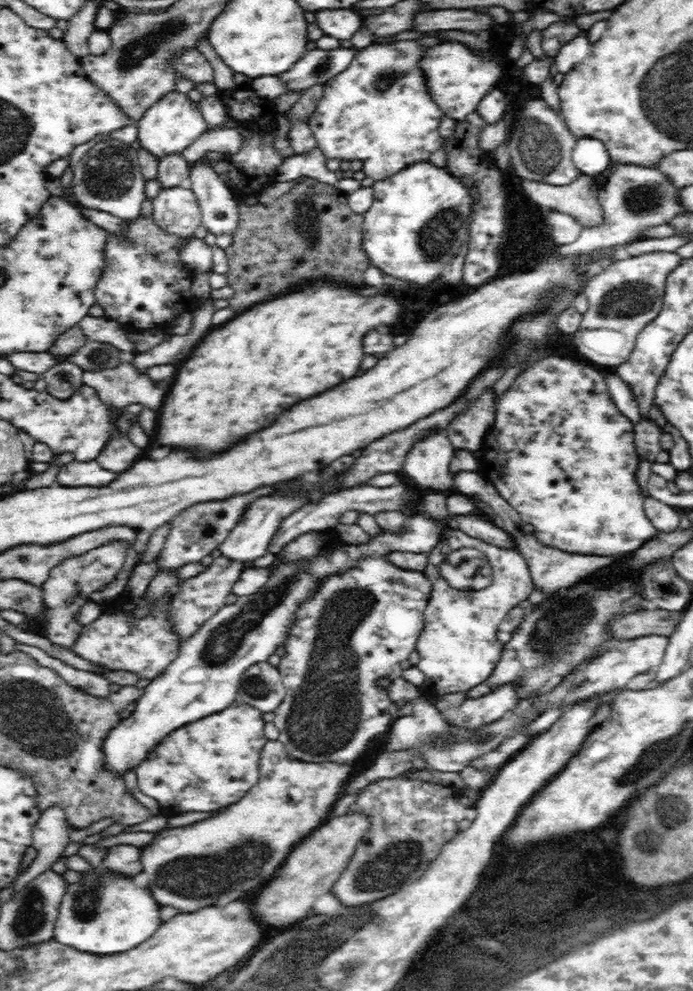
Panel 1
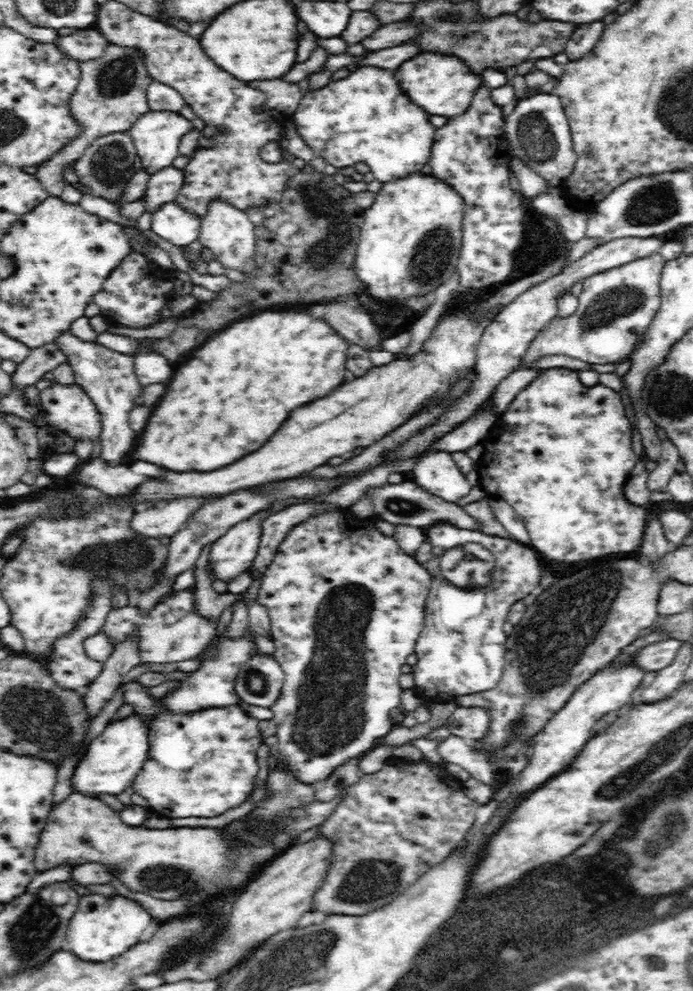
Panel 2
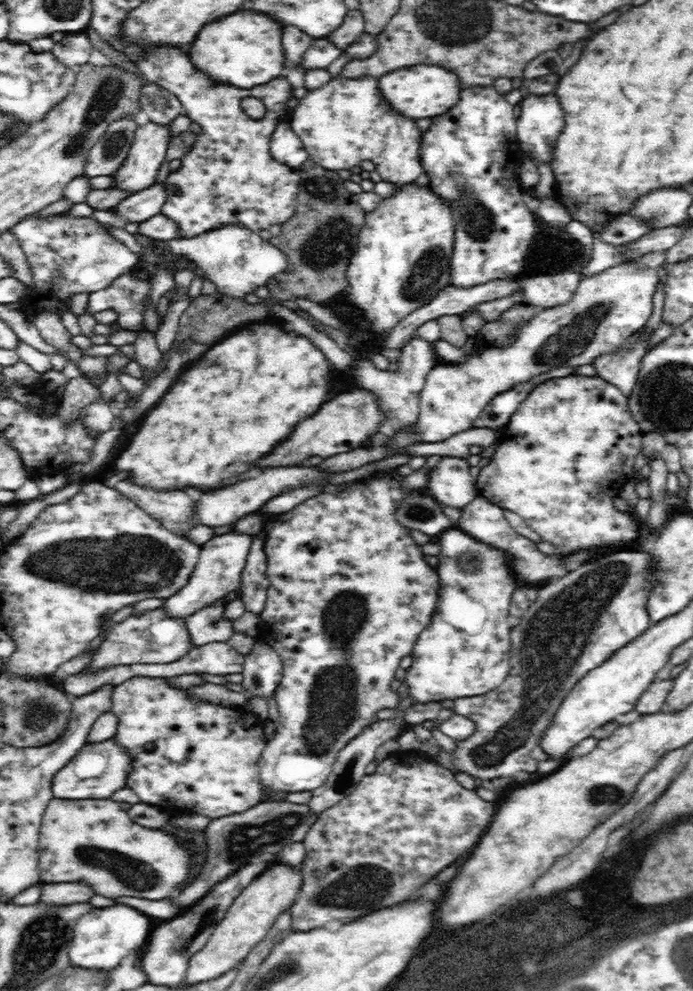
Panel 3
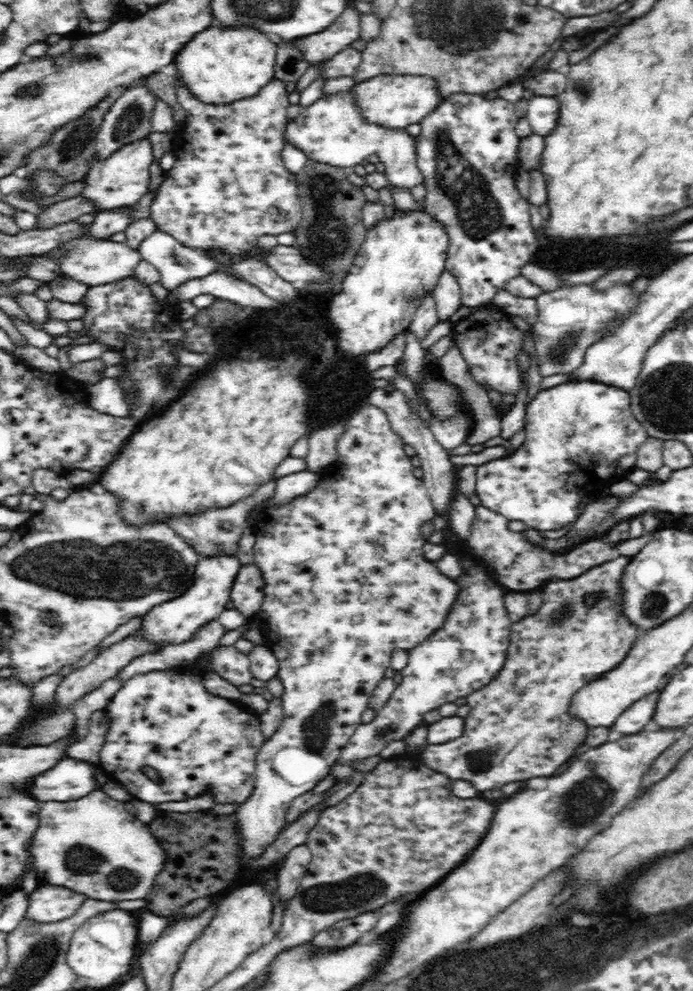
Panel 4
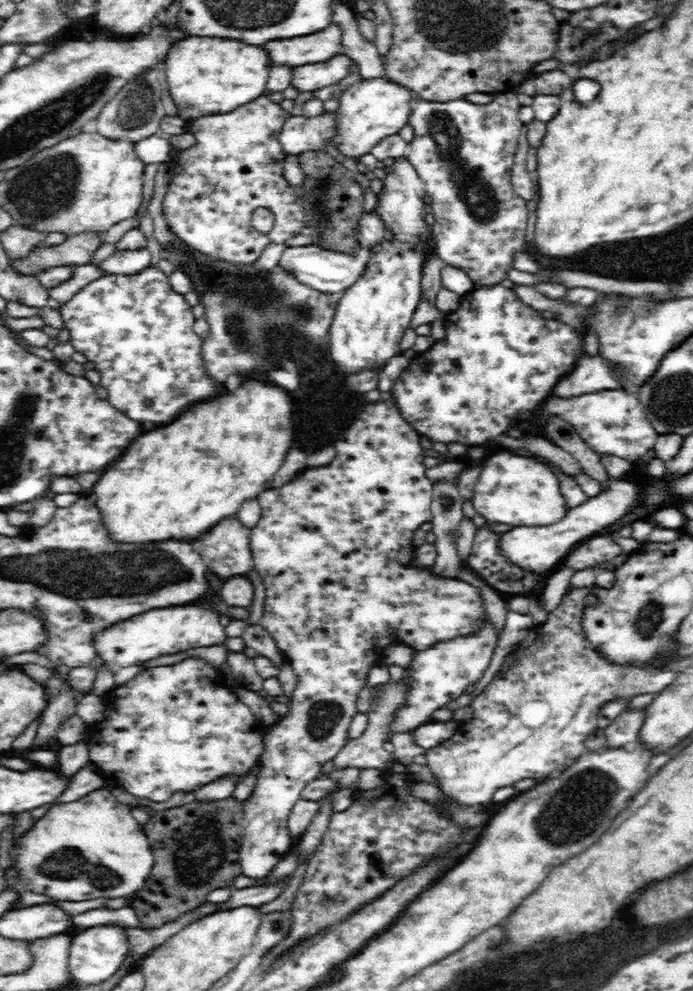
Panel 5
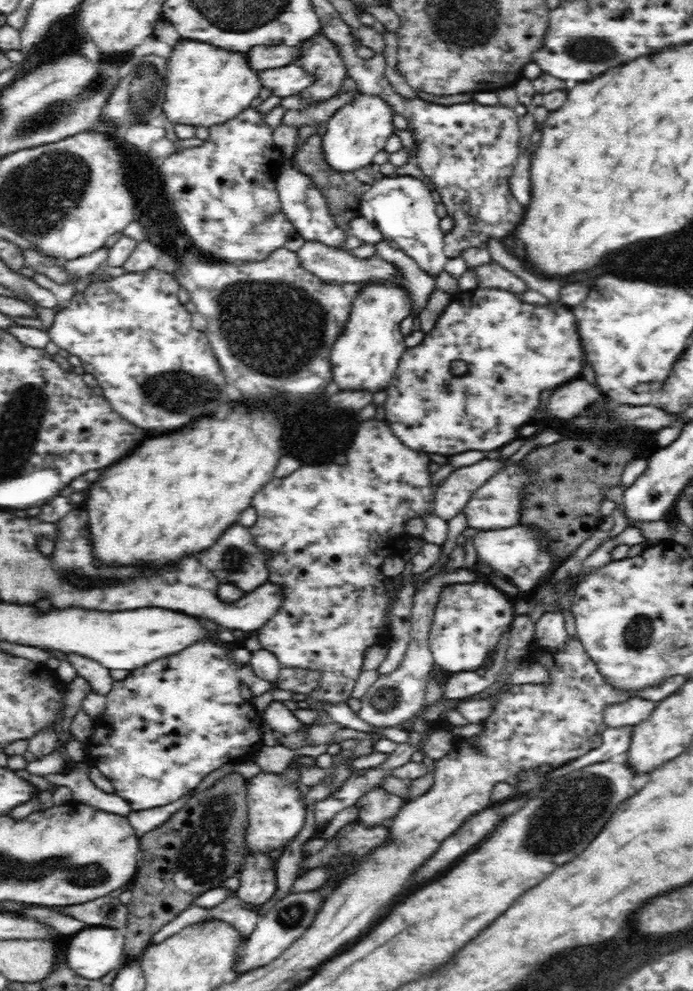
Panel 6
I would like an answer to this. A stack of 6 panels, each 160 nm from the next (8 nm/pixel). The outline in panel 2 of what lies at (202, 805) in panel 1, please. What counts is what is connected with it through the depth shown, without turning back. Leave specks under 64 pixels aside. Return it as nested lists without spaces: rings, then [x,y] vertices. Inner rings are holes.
[[[134,681],[122,686],[125,702],[134,706],[135,714],[150,717],[149,724],[149,754],[146,762],[136,778],[132,788],[136,794],[144,796],[154,810],[163,817],[170,818],[214,818],[222,812],[240,806],[248,792],[254,788],[256,774],[260,770],[257,750],[263,744],[262,734],[258,730],[258,719],[249,715],[241,705],[227,707],[206,707],[193,713],[170,713],[158,709],[158,702],[147,694],[147,688]]]

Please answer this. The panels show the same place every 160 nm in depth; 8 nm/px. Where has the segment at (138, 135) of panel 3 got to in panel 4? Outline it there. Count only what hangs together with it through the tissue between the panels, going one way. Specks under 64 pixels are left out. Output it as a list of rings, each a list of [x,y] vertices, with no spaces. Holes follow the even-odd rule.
[[[148,137],[122,147],[122,150],[114,152],[104,162],[93,160],[90,164],[90,173],[84,178],[86,188],[84,188],[82,196],[88,202],[98,206],[99,212],[122,207],[134,207],[142,196],[149,191],[150,166],[153,162],[153,146]]]

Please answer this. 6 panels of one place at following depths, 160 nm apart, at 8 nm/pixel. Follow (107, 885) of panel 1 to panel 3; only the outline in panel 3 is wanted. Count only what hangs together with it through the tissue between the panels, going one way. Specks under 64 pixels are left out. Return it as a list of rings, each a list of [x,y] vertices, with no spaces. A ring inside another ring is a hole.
[[[120,903],[93,908],[94,914],[86,914],[86,918],[80,918],[76,922],[78,926],[74,926],[68,956],[72,965],[82,969],[111,970],[120,964],[122,958],[130,954],[130,950],[140,948],[148,939],[152,931],[150,917],[131,906]]]

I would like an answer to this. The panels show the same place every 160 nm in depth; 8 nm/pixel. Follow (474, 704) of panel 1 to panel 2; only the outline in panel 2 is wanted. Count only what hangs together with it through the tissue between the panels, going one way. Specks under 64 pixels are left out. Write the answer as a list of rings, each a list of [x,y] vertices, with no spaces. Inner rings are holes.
[[[458,706],[449,716],[445,726],[451,735],[479,739],[486,736],[489,724],[489,710],[486,708]]]

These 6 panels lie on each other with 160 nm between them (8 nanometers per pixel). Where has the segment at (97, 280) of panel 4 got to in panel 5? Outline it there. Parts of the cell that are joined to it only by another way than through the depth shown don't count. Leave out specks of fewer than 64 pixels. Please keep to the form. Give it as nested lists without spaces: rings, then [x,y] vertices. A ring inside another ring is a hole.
[[[146,247],[140,250],[120,250],[116,249],[113,254],[106,257],[99,263],[91,263],[103,274],[110,275],[134,275],[143,269],[150,267],[150,252]]]

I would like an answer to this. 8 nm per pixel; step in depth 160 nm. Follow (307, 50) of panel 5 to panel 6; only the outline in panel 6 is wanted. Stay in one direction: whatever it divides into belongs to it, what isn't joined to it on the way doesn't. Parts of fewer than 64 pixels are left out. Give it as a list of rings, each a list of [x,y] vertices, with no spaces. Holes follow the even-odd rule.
[[[301,44],[299,46],[253,46],[252,50],[248,52],[248,62],[250,62],[250,68],[255,71],[280,68],[296,64],[300,51]]]

